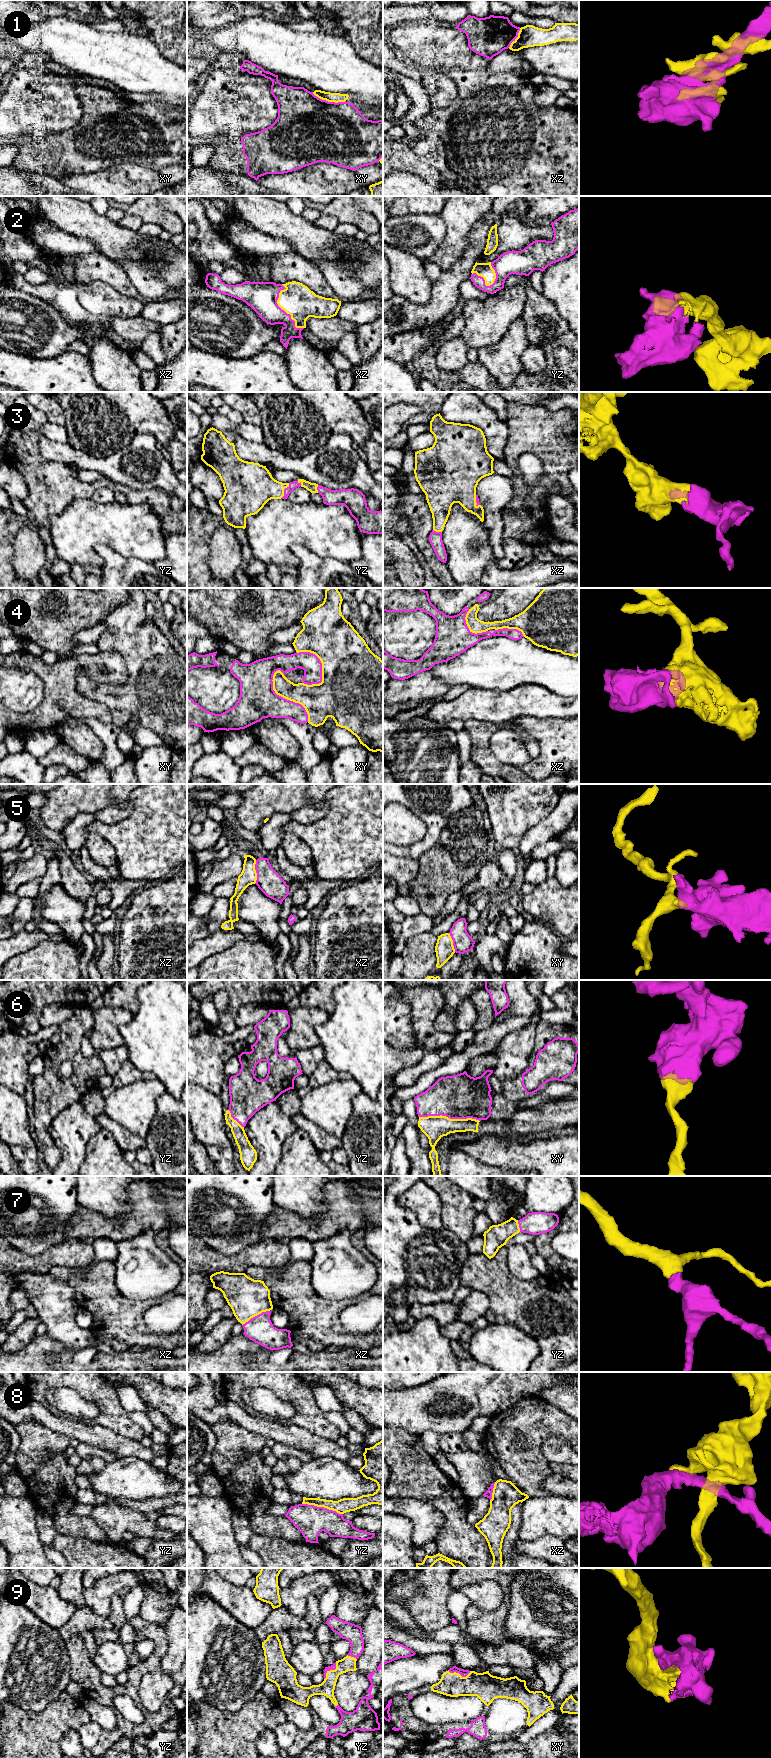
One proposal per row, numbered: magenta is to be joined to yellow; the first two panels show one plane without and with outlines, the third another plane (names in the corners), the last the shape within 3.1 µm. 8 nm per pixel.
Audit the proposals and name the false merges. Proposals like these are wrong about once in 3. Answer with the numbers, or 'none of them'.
1, 4, 5, 8

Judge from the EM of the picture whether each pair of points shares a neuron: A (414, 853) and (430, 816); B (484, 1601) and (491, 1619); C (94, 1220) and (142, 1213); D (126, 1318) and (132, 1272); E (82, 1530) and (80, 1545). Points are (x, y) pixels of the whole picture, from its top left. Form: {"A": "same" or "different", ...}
{"A": "same", "B": "different", "C": "same", "D": "different", "E": "different"}

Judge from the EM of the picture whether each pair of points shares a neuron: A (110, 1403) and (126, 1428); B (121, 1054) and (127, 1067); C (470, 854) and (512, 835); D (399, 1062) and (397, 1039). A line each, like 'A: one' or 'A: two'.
A: one
B: two
C: two
D: two

